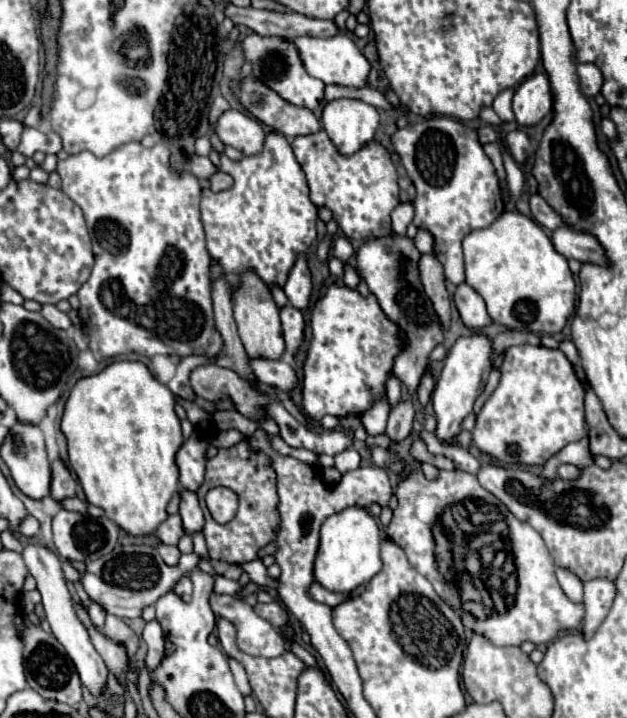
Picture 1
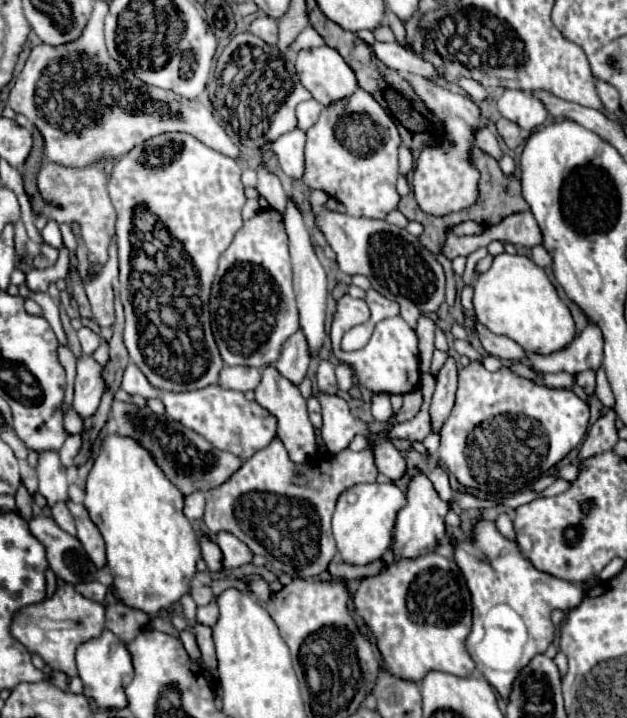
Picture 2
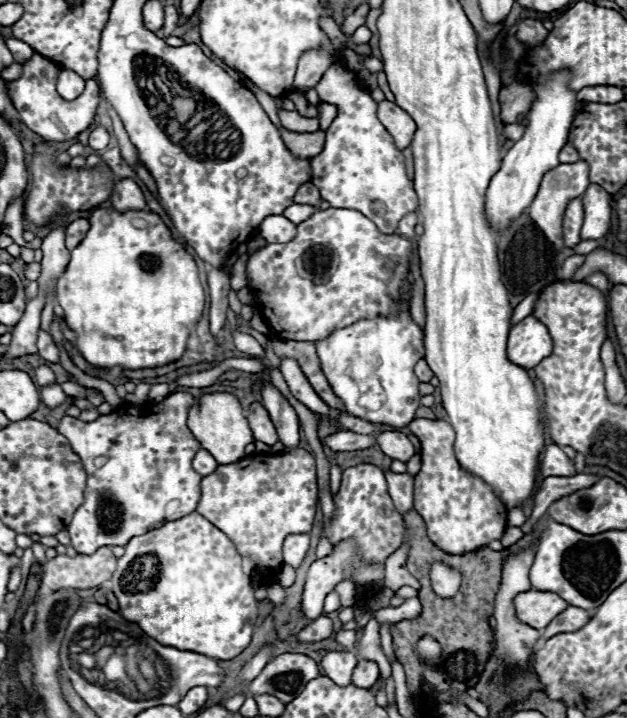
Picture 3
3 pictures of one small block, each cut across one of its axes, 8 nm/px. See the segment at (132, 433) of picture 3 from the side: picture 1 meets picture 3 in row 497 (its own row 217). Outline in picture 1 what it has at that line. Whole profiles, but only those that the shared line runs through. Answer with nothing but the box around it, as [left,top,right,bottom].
[56,142,220,360]

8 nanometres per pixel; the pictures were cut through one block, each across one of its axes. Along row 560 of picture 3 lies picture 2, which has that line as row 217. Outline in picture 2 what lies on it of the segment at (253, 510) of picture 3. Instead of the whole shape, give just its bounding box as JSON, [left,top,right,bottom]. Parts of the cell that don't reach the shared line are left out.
[210,208,298,368]

